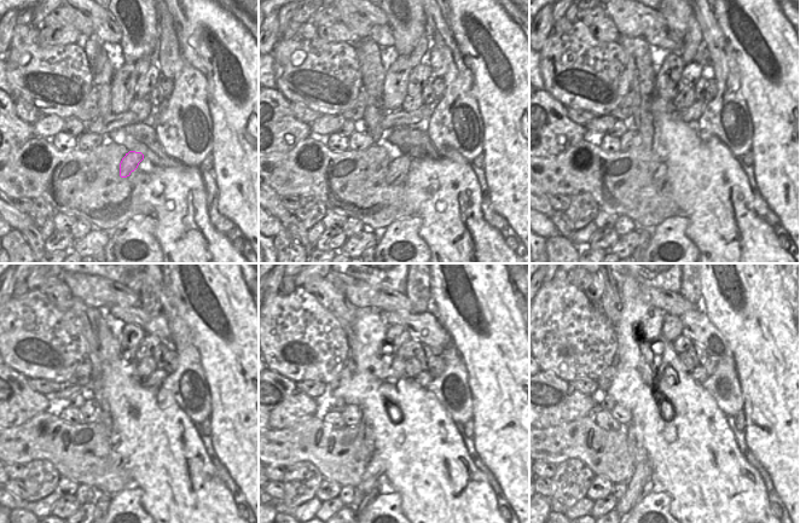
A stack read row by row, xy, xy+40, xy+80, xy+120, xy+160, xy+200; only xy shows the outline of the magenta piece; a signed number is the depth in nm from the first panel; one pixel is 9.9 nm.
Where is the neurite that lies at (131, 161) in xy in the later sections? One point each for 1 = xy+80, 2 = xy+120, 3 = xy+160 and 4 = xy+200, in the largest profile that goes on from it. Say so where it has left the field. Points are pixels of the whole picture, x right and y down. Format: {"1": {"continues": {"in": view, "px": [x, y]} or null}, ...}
{"1": {"continues": {"in": "xy+80", "px": [660, 180]}}, "2": {"continues": {"in": "xy+120", "px": [116, 460]}}, "3": {"continues": {"in": "xy+160", "px": [376, 468]}}, "4": {"continues": {"in": "xy+200", "px": [643, 471]}}}

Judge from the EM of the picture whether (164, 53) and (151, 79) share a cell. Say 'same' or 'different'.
different

